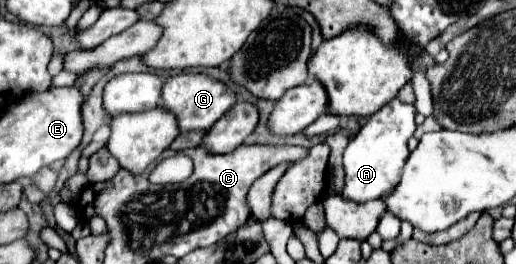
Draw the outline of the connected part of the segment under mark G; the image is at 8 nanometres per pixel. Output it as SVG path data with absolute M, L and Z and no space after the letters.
M180 73L180 75L170 77L162 85L160 107L168 109L170 113L176 115L180 133L188 133L188 131L208 131L208 127L212 127L212 123L216 123L234 105L234 101L236 101L234 93L220 81L216 81L208 75Z

